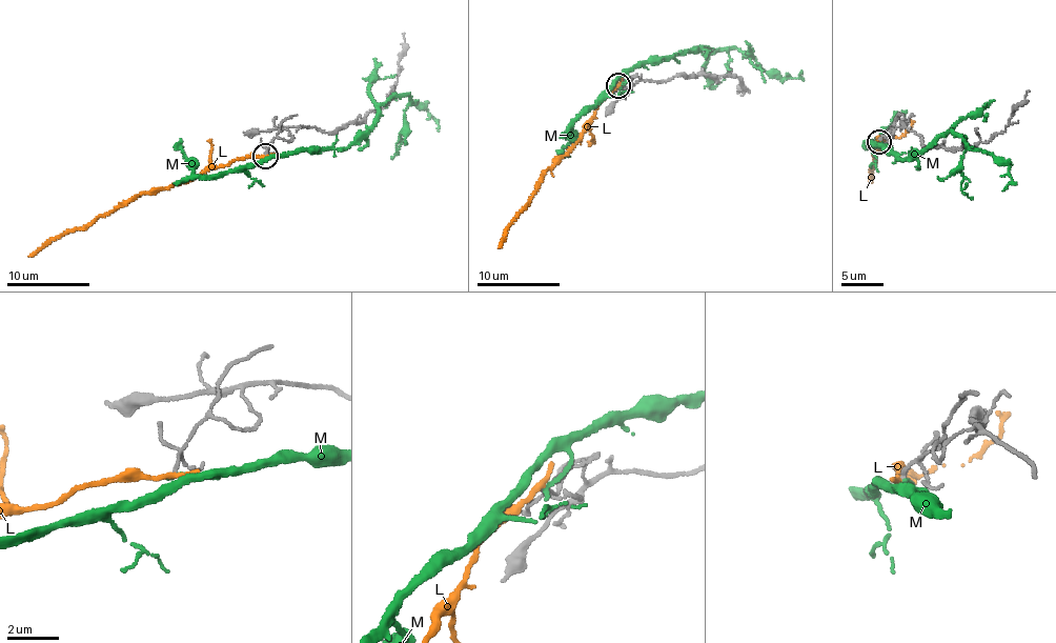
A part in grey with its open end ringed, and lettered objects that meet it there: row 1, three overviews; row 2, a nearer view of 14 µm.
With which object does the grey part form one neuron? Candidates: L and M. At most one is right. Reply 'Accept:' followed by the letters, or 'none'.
Accept: none

